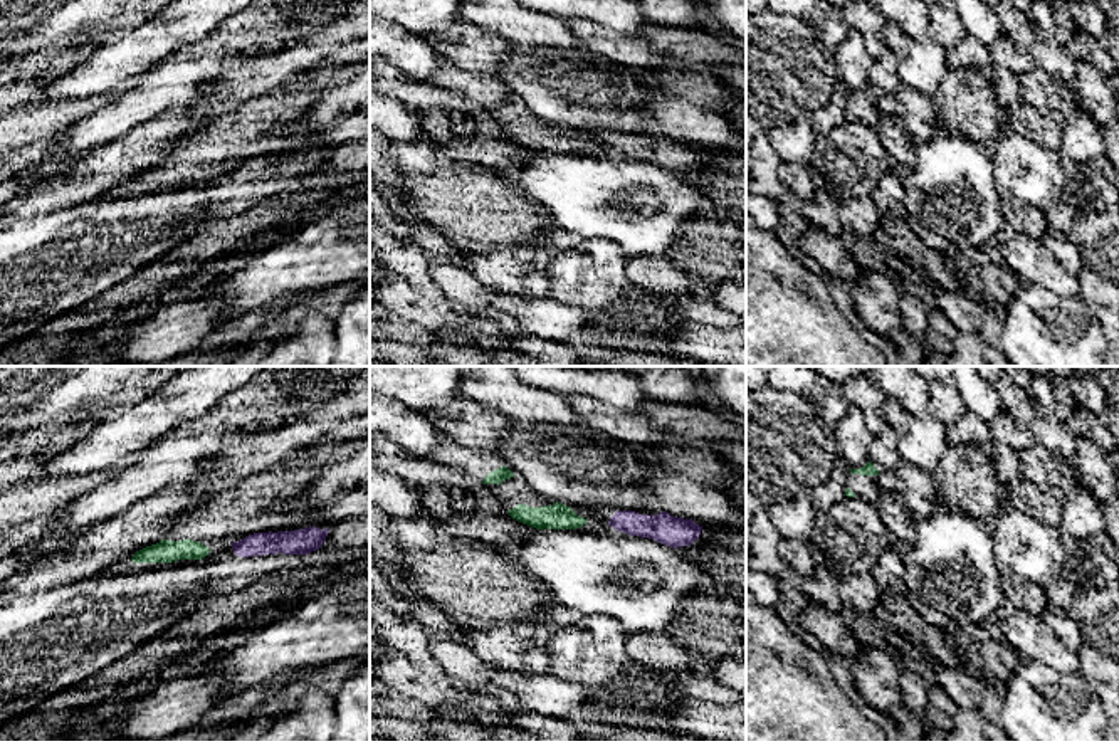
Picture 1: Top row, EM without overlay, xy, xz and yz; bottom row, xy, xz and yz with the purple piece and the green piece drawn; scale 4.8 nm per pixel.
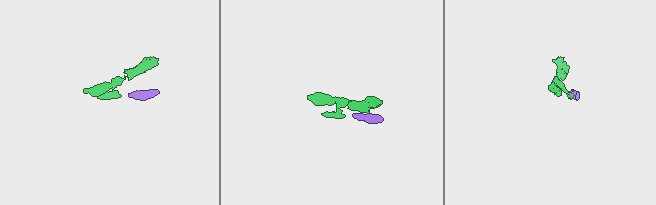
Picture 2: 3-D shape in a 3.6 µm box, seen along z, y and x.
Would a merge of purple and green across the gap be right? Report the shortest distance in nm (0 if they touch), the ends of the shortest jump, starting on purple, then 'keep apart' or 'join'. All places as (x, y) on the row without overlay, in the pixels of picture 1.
110 nm | xy (231, 167), (209, 173) | keep apart

